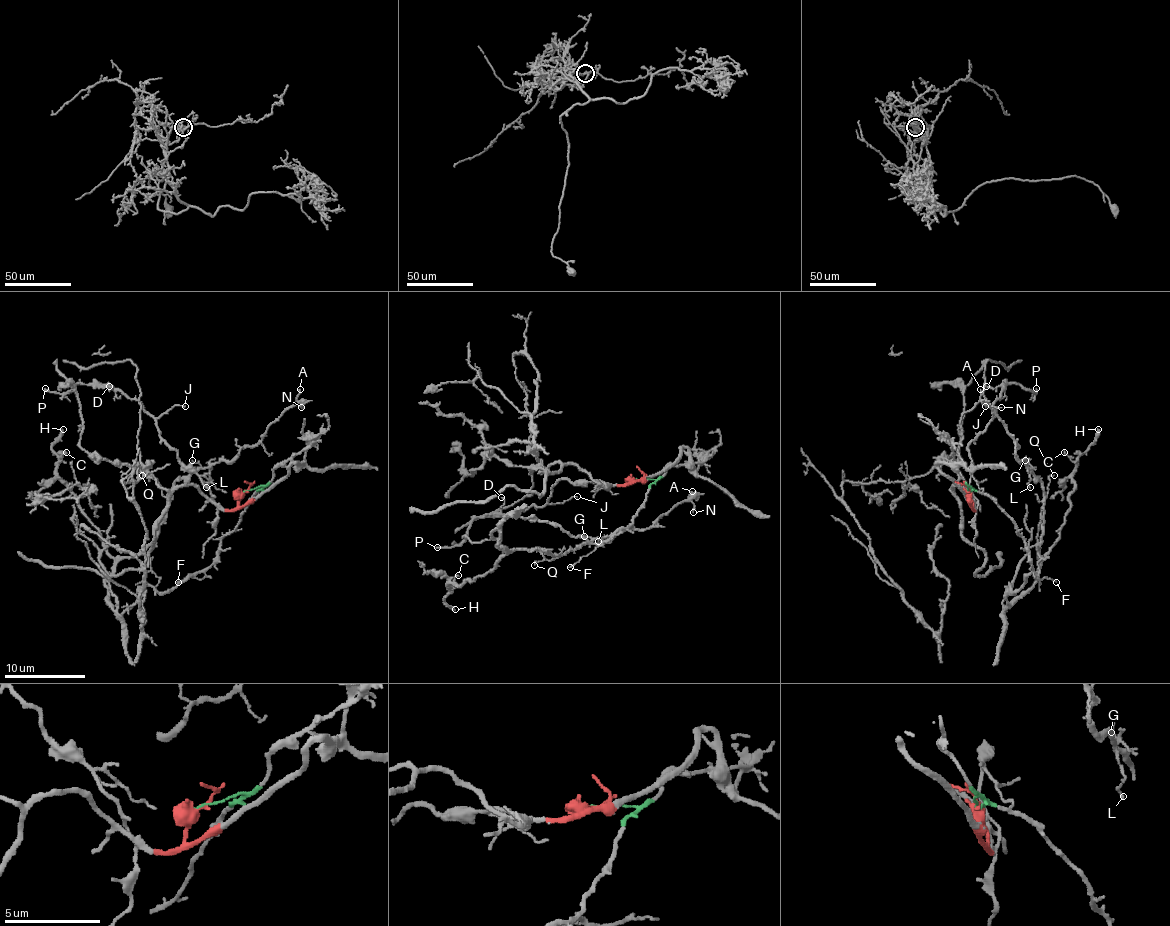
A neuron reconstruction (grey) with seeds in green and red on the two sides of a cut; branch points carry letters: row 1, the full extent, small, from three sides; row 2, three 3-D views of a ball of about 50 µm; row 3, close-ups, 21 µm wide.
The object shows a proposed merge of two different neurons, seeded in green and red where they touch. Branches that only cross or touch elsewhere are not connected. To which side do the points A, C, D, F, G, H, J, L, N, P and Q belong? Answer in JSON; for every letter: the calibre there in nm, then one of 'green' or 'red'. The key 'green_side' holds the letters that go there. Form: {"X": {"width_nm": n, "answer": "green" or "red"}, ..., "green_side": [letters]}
{"A": {"width_nm": 140, "answer": "green"}, "C": {"width_nm": 120, "answer": "green"}, "D": {"width_nm": 160, "answer": "red"}, "F": {"width_nm": 100, "answer": "green"}, "G": {"width_nm": 110, "answer": "green"}, "H": {"width_nm": 340, "answer": "green"}, "J": {"width_nm": 110, "answer": "red"}, "L": {"width_nm": 130, "answer": "green"}, "N": {"width_nm": 120, "answer": "green"}, "P": {"width_nm": 180, "answer": "red"}, "Q": {"width_nm": 110, "answer": "green"}, "green_side": ["A", "C", "F", "G", "H", "L", "N", "Q"]}

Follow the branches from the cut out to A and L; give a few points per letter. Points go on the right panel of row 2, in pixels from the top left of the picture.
A: (968, 491), (1012, 522), (1032, 566), (1008, 588), (1004, 612), (1036, 582), (1042, 483), (980, 389)
L: (968, 491), (1012, 522), (1032, 566), (1004, 612), (1036, 582), (1042, 483), (1026, 467), (1030, 487)

